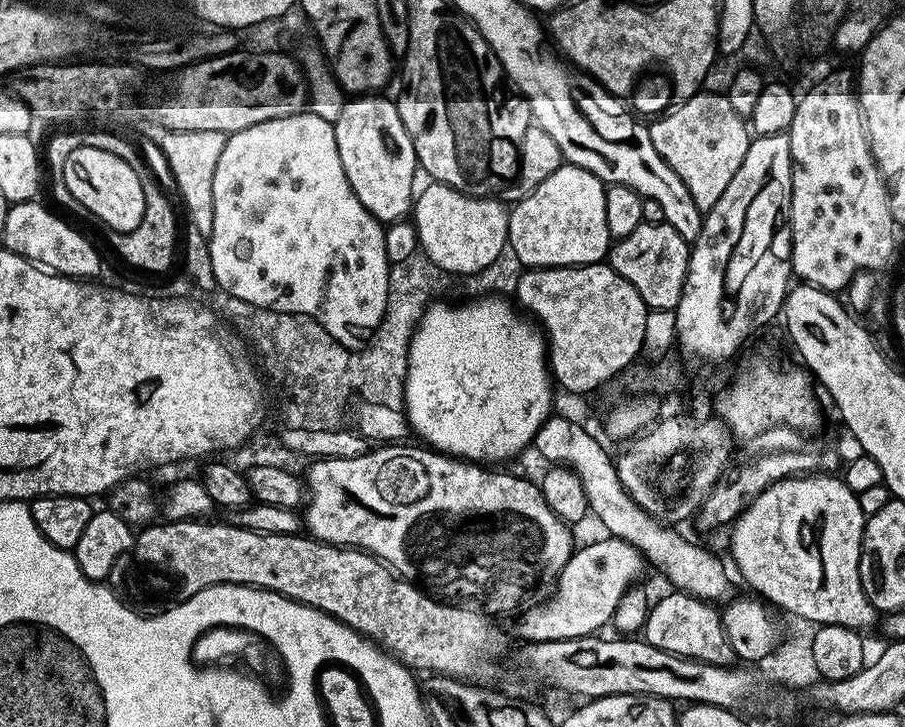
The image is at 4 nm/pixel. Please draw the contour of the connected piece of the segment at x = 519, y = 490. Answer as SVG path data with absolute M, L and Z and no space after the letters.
M391 442L383 446L376 446L360 457L344 458L330 457L317 459L309 463L306 468L306 509L302 512L303 523L307 531L317 540L323 540L325 544L339 544L349 548L359 548L365 552L371 552L378 560L384 561L397 576L418 582L419 587L436 598L443 598L448 602L459 601L459 596L473 596L476 600L485 600L490 607L504 608L509 604L516 608L520 604L520 576L549 576L555 578L566 566L574 551L572 544L573 529L560 519L554 510L546 502L546 498L540 492L539 483L523 480L520 476L511 476L508 472L487 472L487 467L476 462L465 462L459 458L449 458L431 447L419 446L411 448L408 442Z

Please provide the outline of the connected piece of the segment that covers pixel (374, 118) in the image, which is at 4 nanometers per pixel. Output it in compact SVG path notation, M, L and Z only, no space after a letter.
M356 94L351 98L345 99L342 114L335 122L336 125L336 141L338 142L338 158L342 158L342 170L346 170L346 178L350 182L350 186L354 190L354 194L358 198L358 202L362 202L362 206L366 206L366 210L370 210L370 214L374 219L381 222L403 221L405 217L411 213L414 207L414 187L412 183L416 180L416 172L418 176L418 165L416 155L414 154L414 146L410 134L406 134L406 126L402 126L402 118L396 109L396 100L390 98L387 100L384 94Z

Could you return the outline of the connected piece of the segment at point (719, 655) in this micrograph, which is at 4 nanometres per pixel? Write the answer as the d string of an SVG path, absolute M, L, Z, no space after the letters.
M675 590L669 591L669 596L664 596L660 601L651 605L648 621L642 629L643 639L647 640L650 646L658 646L658 650L673 652L679 656L690 656L694 660L701 660L707 664L723 664L725 666L733 663L732 647L724 633L724 627L720 621L720 612L717 611L709 601L699 600L688 596L685 592Z

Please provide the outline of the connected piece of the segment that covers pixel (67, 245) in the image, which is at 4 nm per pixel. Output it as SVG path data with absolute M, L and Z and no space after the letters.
M40 202L14 204L6 214L6 226L2 229L3 247L9 252L16 252L45 269L61 276L73 278L96 278L102 267L102 260L96 253L97 245L89 240L79 227L67 224L60 216L55 216Z

